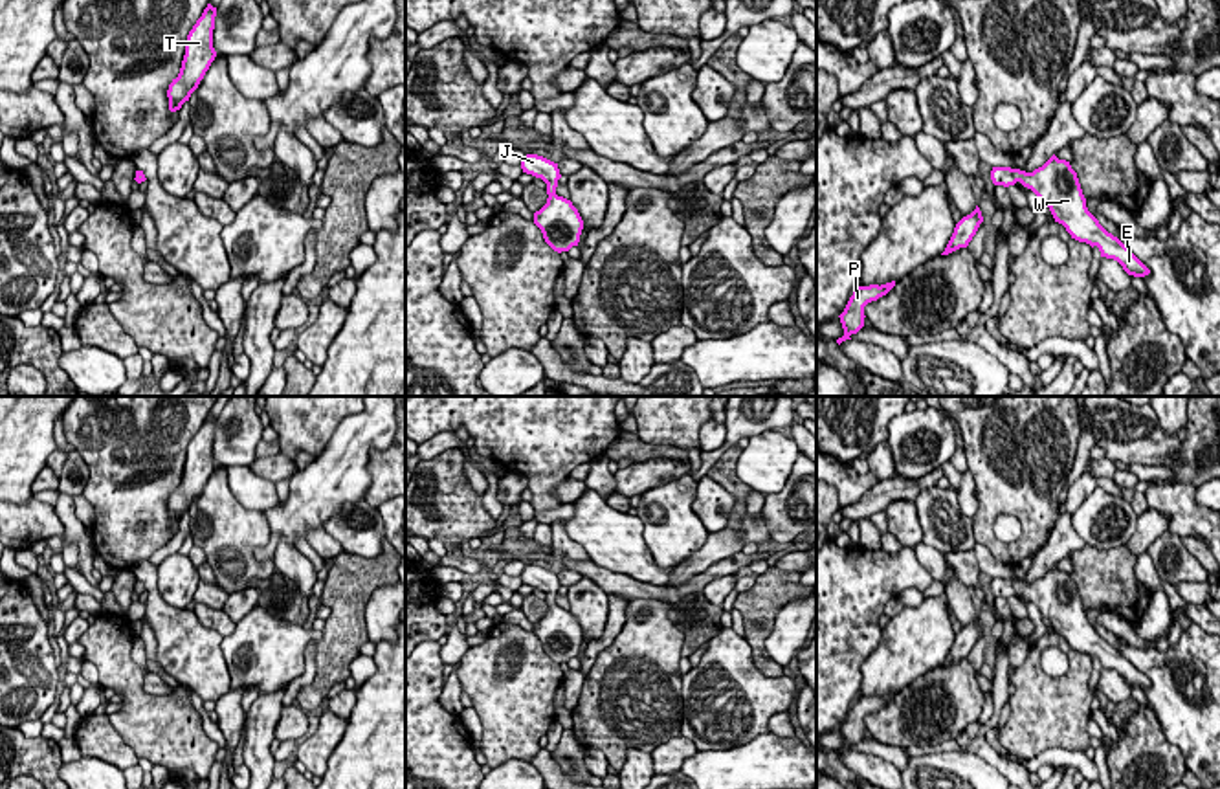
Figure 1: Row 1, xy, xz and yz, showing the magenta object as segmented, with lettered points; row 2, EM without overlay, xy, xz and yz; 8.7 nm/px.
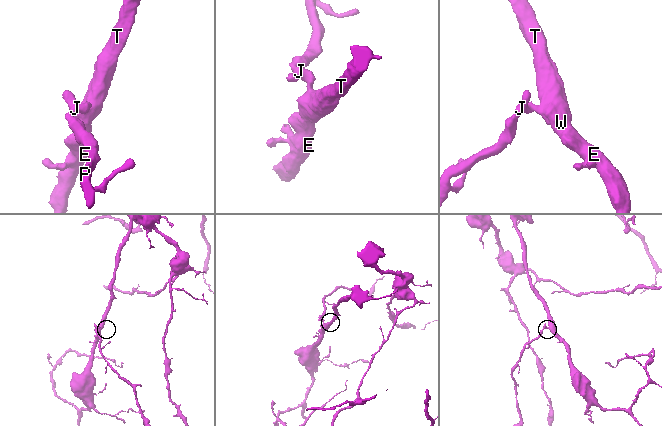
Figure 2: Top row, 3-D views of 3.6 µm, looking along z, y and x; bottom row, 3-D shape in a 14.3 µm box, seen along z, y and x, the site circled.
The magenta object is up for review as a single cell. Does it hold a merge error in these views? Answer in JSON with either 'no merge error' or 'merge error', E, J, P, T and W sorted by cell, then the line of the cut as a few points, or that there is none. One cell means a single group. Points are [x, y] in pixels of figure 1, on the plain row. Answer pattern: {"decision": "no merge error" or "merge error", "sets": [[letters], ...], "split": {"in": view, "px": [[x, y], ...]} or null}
{"decision": "no merge error", "sets": [["E", "J", "P", "T", "W"]], "split": null}

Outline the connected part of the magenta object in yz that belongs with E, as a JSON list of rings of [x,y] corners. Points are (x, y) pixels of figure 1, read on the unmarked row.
[[[1055,565],[1033,583],[1011,578],[993,578],[991,591],[994,596],[1015,596],[1020,593],[1031,600],[1042,617],[1046,617],[1055,633],[1062,635],[1071,650],[1097,657],[1101,668],[1117,672],[1128,686],[1145,688],[1150,681],[1099,631],[1088,622],[1077,583],[1070,572]]]

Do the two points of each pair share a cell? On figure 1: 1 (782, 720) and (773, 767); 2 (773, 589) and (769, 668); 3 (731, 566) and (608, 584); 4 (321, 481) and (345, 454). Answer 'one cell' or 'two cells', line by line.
1: two cells
2: one cell
3: one cell
4: one cell

